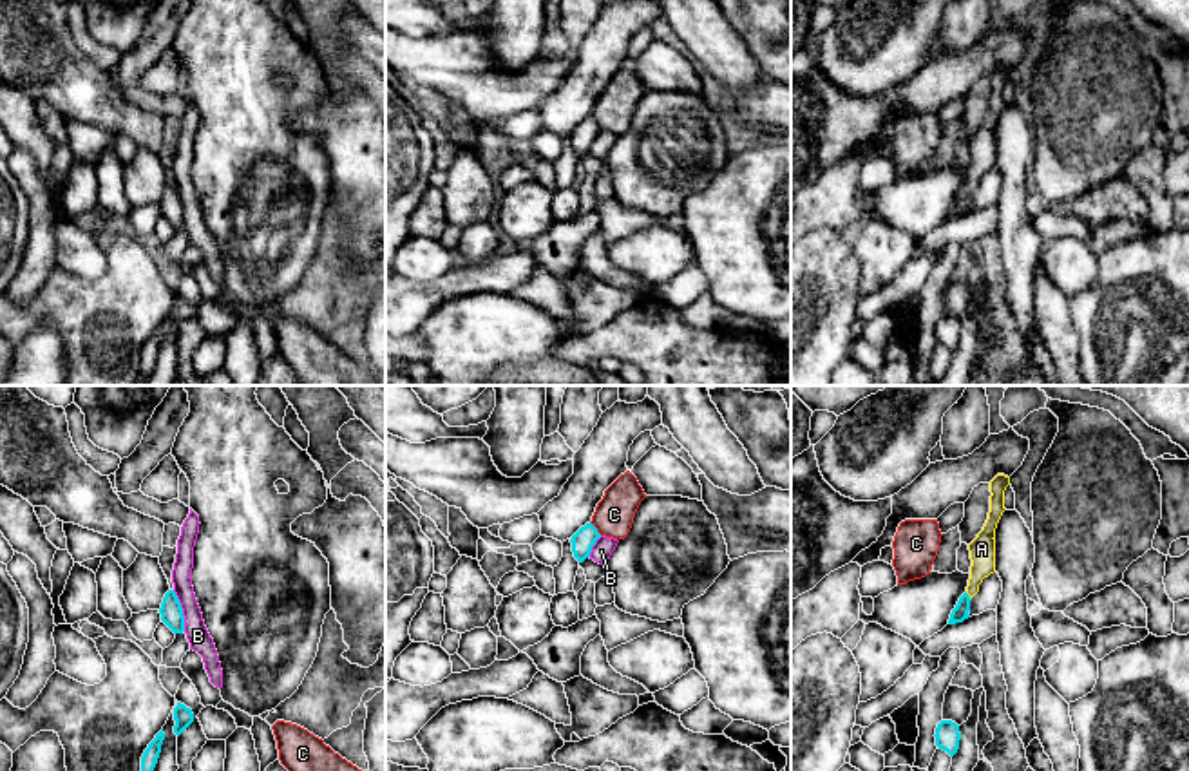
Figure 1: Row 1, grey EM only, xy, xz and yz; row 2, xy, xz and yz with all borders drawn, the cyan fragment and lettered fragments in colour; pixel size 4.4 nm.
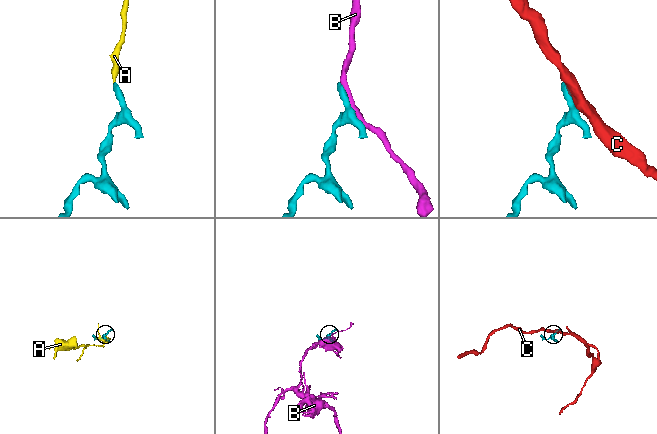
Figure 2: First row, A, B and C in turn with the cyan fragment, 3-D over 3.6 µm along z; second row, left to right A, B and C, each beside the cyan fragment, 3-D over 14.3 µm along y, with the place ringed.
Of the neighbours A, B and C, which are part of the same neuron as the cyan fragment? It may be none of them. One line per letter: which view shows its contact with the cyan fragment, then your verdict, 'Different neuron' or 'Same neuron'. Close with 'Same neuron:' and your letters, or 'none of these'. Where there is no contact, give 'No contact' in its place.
A: Touches cyan in yz. Same neuron
B: Touches cyan in xy. Different neuron
C: Touches cyan in xz. Different neuron
Same neuron: A

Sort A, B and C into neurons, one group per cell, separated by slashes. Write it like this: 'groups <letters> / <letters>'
groups A / B / C

